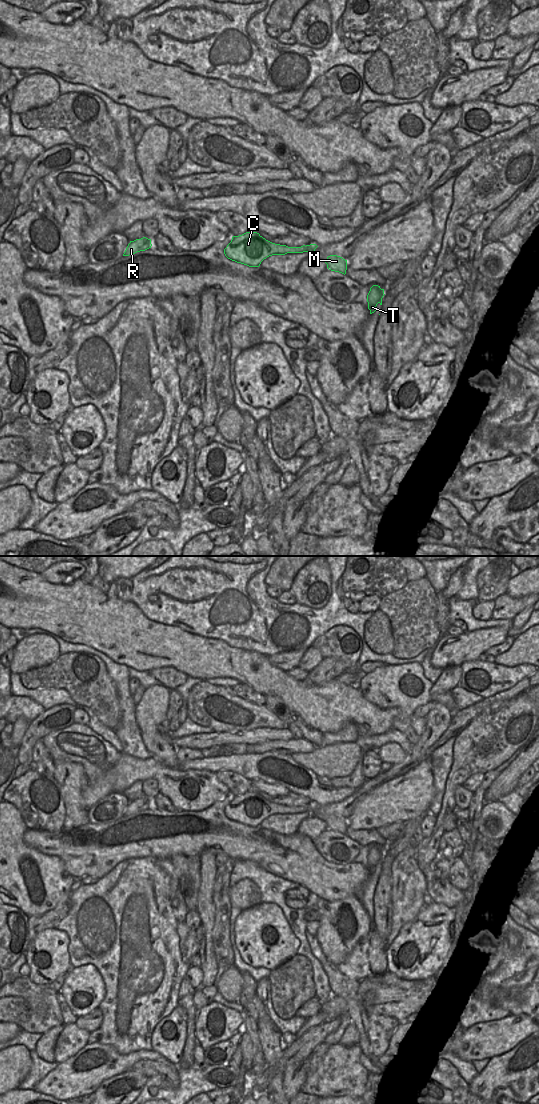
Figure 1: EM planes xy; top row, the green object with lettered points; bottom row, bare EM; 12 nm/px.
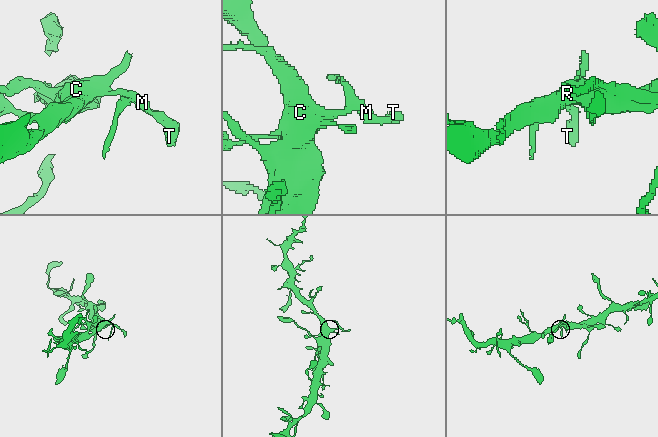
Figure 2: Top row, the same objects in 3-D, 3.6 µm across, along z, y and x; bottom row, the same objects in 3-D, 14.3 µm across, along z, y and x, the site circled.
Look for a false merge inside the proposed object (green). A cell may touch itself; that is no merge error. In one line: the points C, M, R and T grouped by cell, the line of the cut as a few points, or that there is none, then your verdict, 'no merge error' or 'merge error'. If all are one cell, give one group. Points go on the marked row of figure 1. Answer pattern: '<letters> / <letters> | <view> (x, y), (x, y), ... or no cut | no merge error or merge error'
C R / M T | xy (305, 246), (308, 251) | merge error

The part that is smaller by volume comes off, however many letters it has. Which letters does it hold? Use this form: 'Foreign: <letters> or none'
Foreign: M, T

